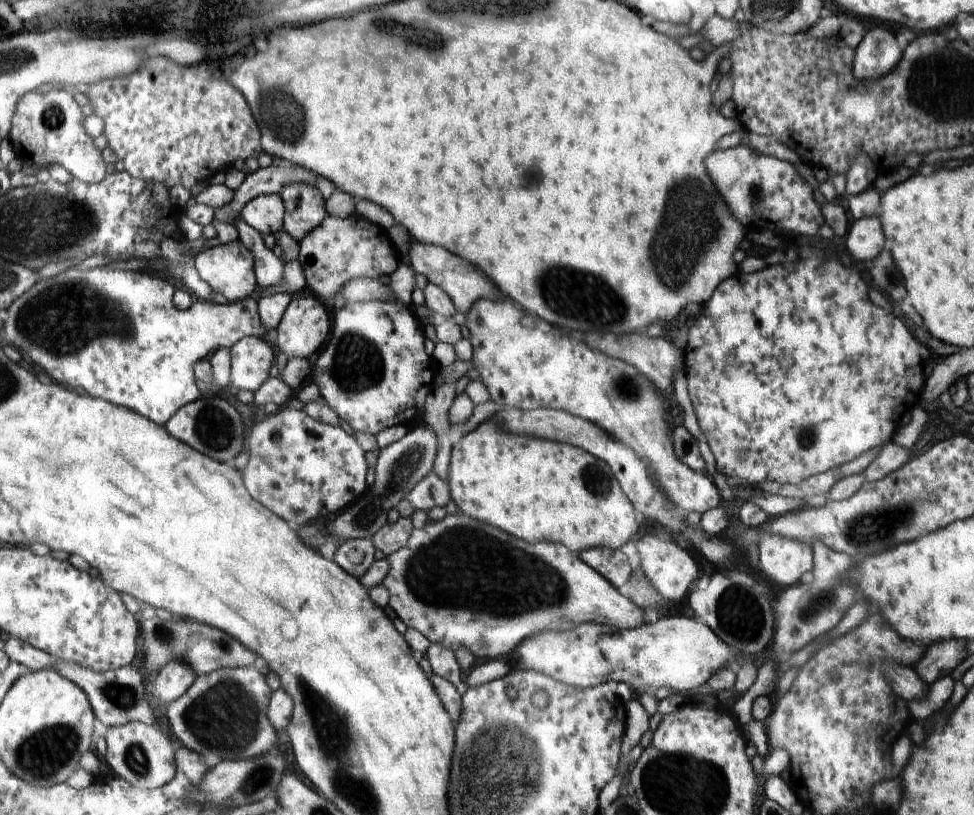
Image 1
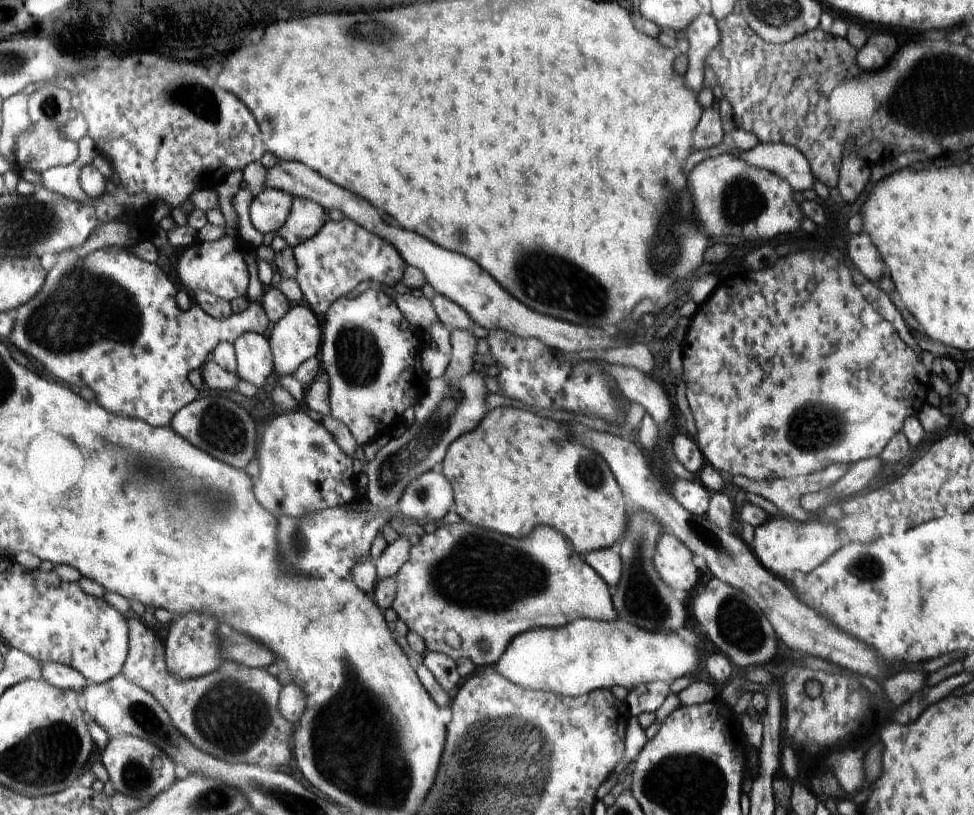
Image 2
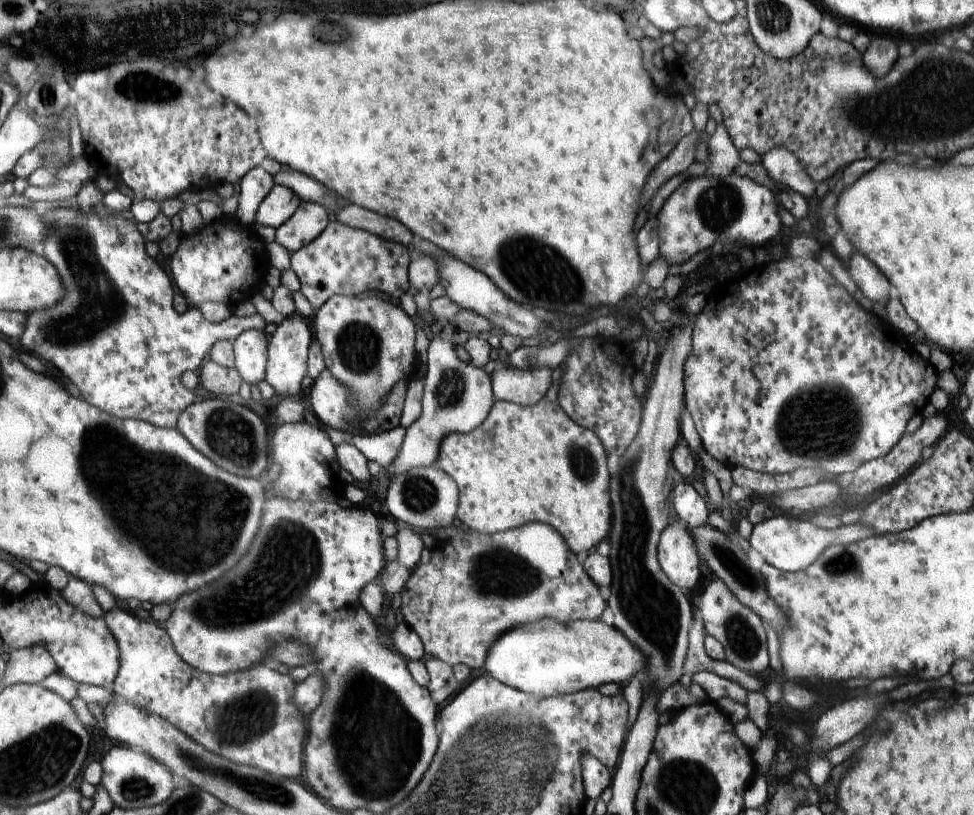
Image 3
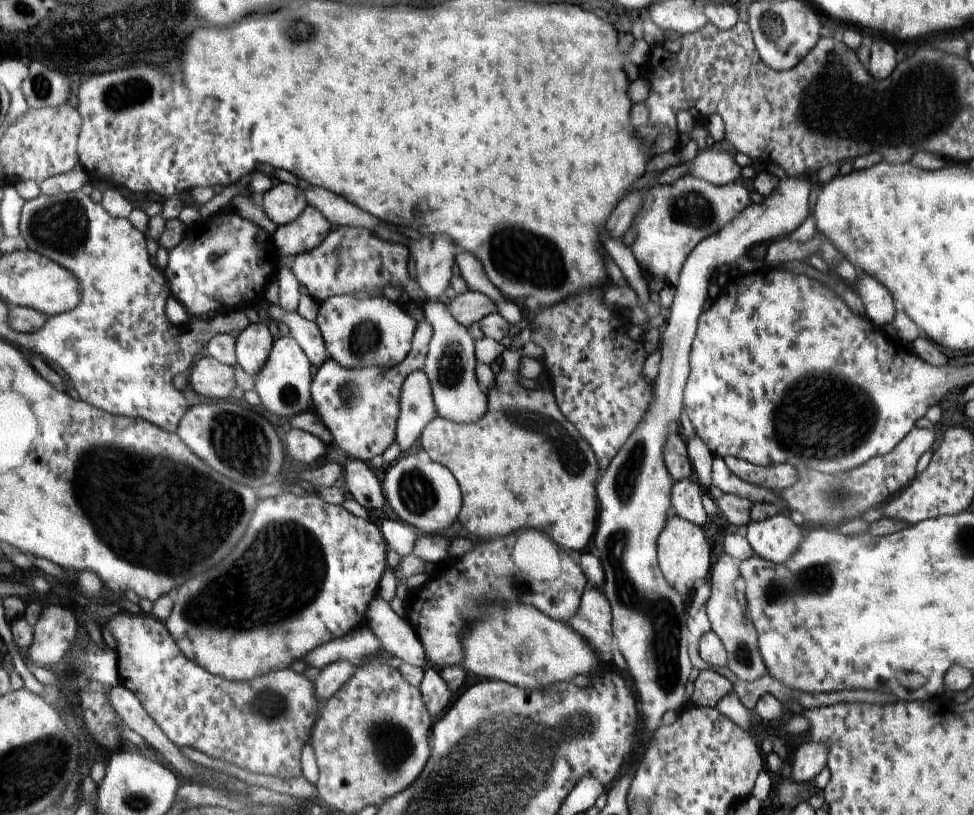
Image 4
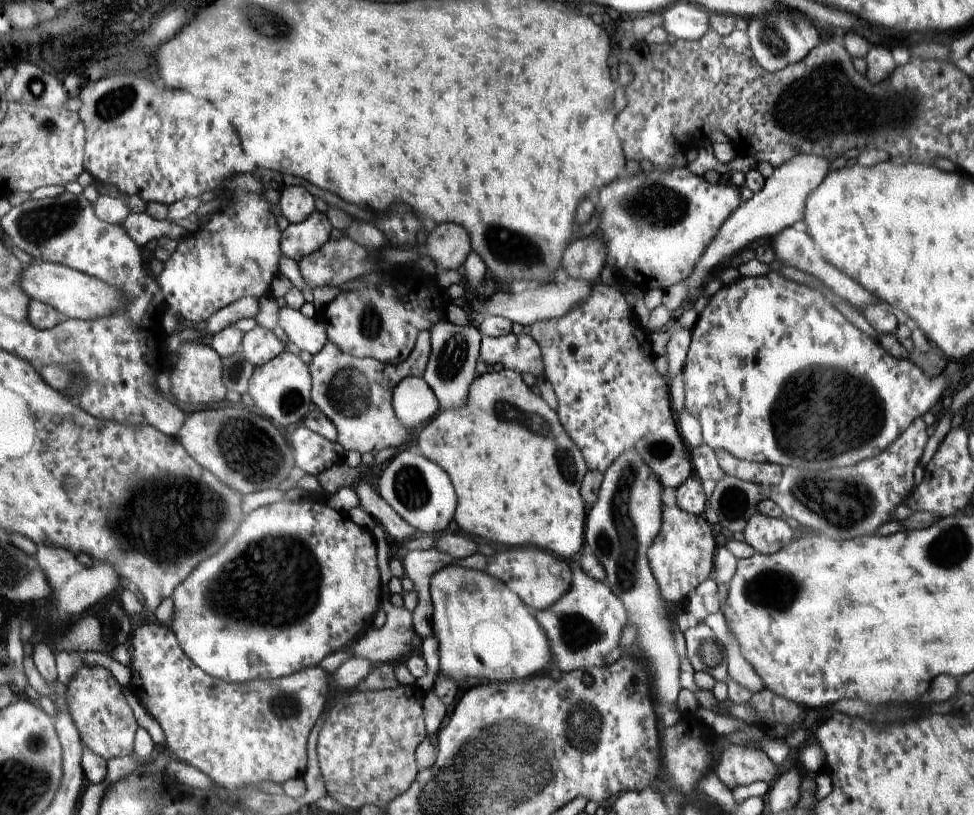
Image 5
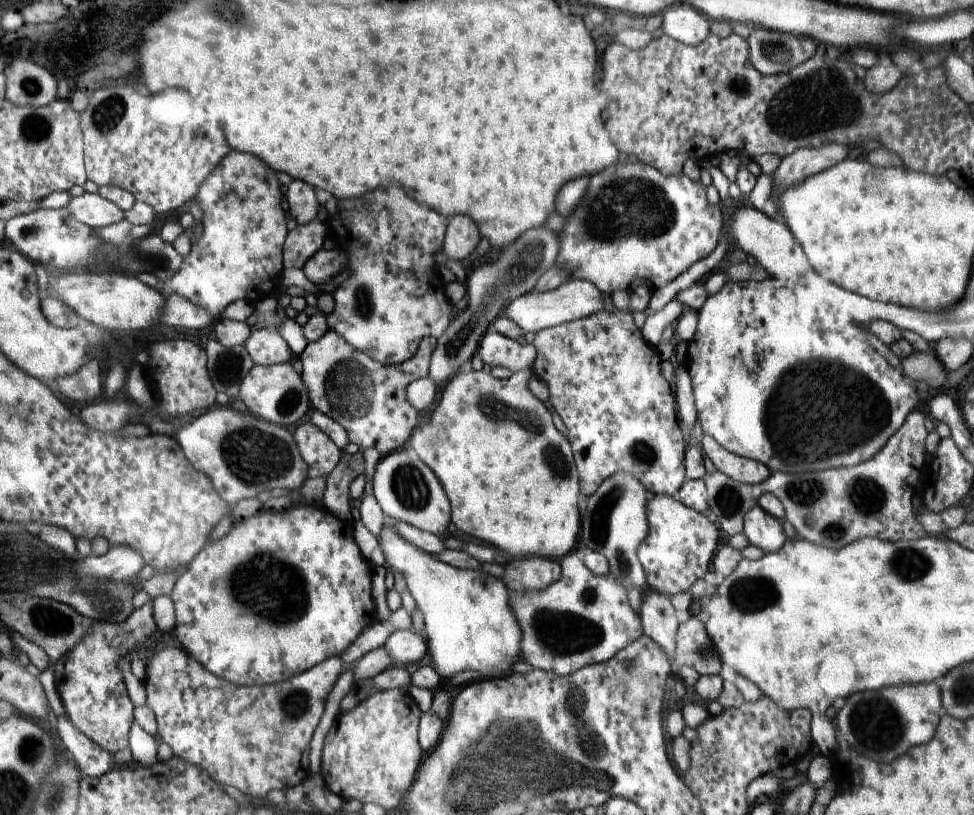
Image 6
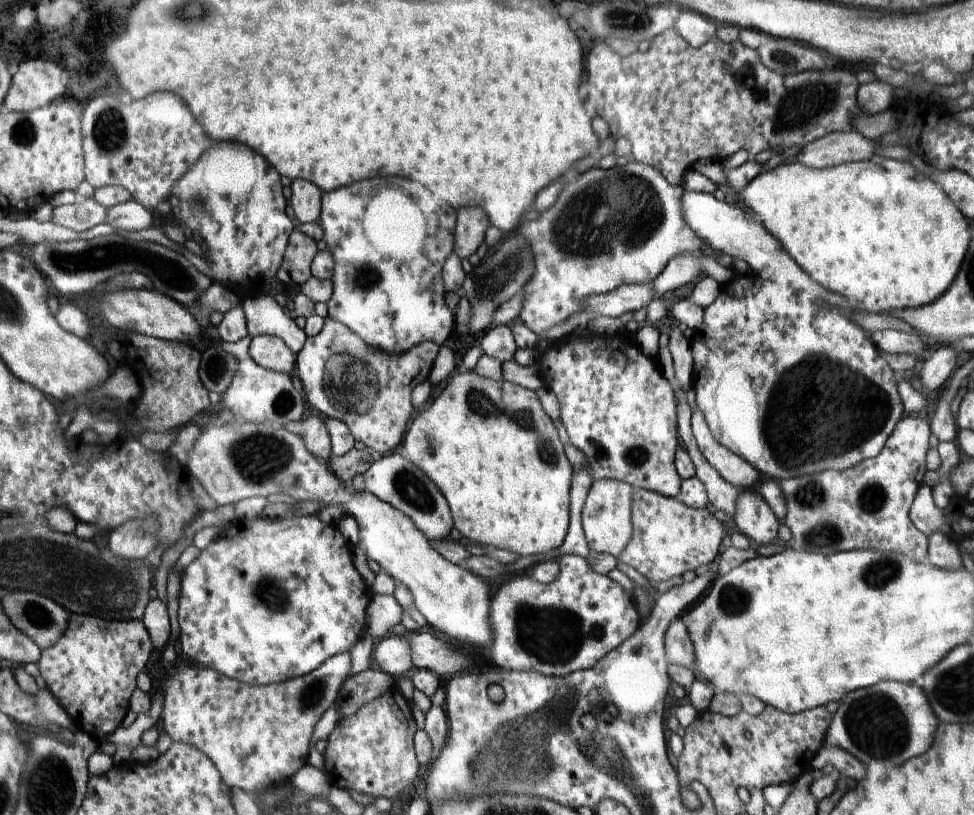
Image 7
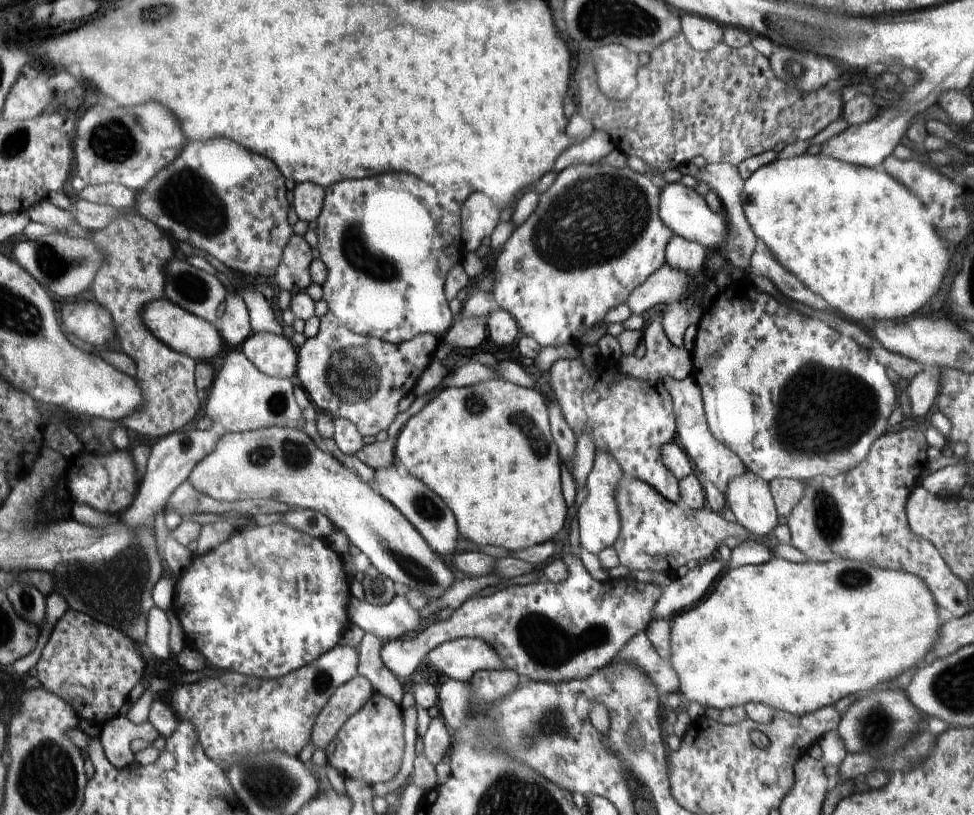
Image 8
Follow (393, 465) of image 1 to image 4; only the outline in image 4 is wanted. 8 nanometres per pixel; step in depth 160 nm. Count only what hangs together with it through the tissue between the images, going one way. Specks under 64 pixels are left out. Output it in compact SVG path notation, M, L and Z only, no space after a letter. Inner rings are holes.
M430 300L422 305L425 320L433 330L423 371L431 384L437 416L456 423L476 422L486 412L487 393L481 392L475 375L475 340L444 303Z

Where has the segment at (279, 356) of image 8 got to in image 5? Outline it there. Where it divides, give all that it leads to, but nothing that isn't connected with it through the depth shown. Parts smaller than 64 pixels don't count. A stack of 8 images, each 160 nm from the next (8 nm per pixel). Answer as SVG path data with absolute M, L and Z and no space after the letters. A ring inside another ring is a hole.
M256 325L255 328L244 333L241 349L246 362L255 369L277 358L284 350L284 344L276 338L274 332Z

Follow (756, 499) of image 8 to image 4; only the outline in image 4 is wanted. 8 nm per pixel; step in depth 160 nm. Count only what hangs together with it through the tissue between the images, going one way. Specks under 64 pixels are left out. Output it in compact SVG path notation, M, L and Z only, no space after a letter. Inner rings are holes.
M781 511L773 517L761 521L750 520L747 523L747 535L745 537L756 555L768 559L770 562L780 564L781 562L787 561L797 552L797 548L801 545L802 532L790 520L790 514Z

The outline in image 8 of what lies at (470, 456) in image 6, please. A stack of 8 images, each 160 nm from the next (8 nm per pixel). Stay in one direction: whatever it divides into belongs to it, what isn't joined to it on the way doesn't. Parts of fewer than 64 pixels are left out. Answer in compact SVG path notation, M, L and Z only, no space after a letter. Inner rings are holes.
M490 379L471 387L448 387L429 400L420 412L404 419L395 434L395 454L408 471L444 502L454 506L462 537L478 547L502 546L510 552L554 540L562 530L568 506L560 488L557 447L548 428L548 408L536 388L523 389L504 379Z

